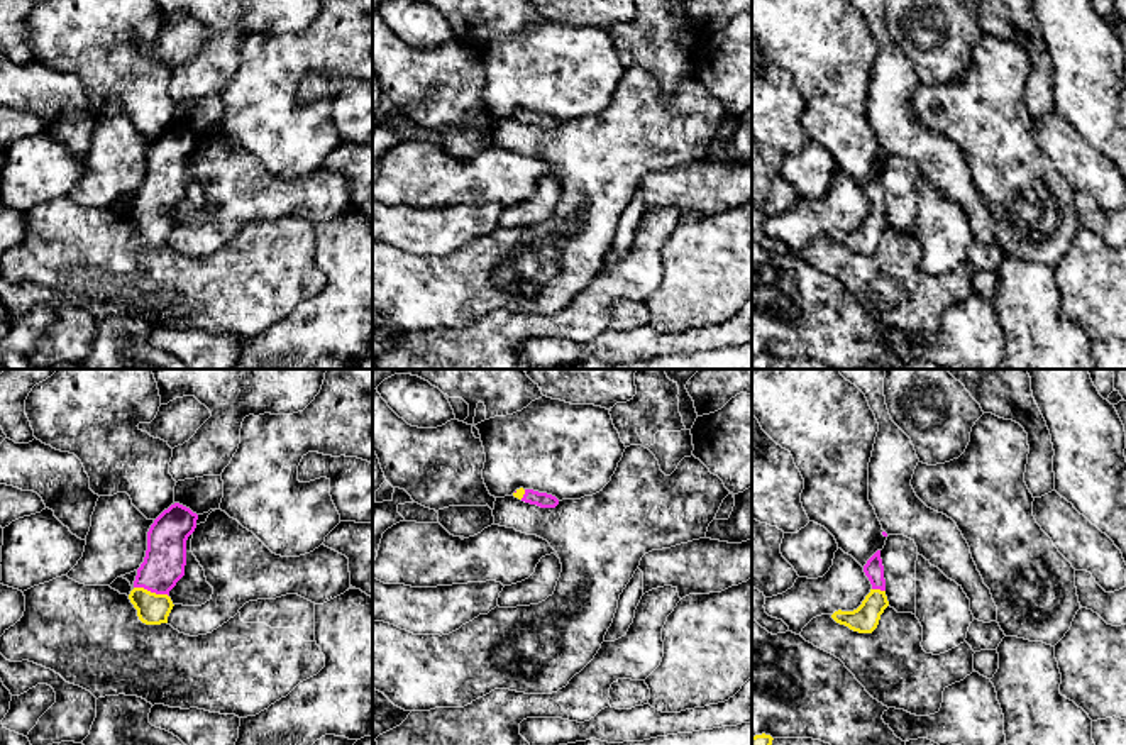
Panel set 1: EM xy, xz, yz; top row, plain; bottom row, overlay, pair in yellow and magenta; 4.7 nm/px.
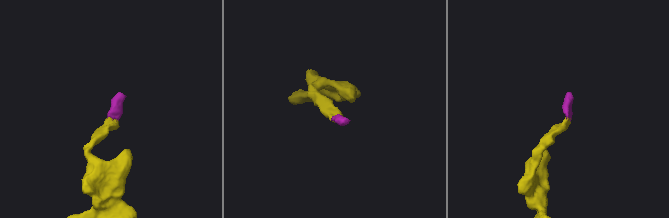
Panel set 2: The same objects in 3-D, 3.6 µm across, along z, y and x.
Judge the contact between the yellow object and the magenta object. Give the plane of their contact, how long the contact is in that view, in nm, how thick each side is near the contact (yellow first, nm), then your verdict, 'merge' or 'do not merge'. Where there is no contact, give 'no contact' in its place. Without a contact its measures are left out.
xy | 180 nm | 150/200 nm | merge

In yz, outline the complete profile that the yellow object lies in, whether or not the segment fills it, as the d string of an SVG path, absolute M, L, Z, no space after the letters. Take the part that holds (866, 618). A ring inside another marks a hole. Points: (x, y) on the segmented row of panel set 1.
M877 550L864 566L864 572L869 577L872 589L862 601L862 604L853 611L835 611L831 618L848 626L858 633L872 633L880 620L880 615L889 606L886 596L886 579L884 579L884 566L880 559L880 550Z

